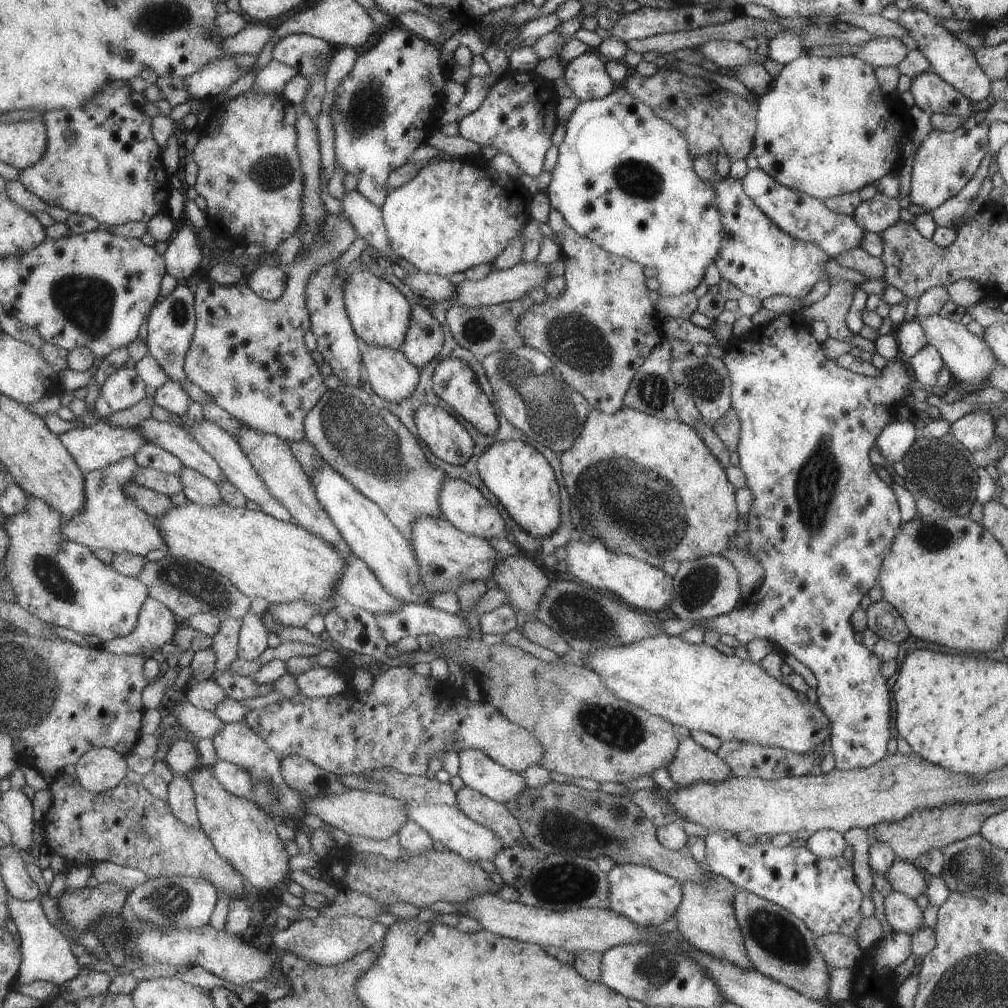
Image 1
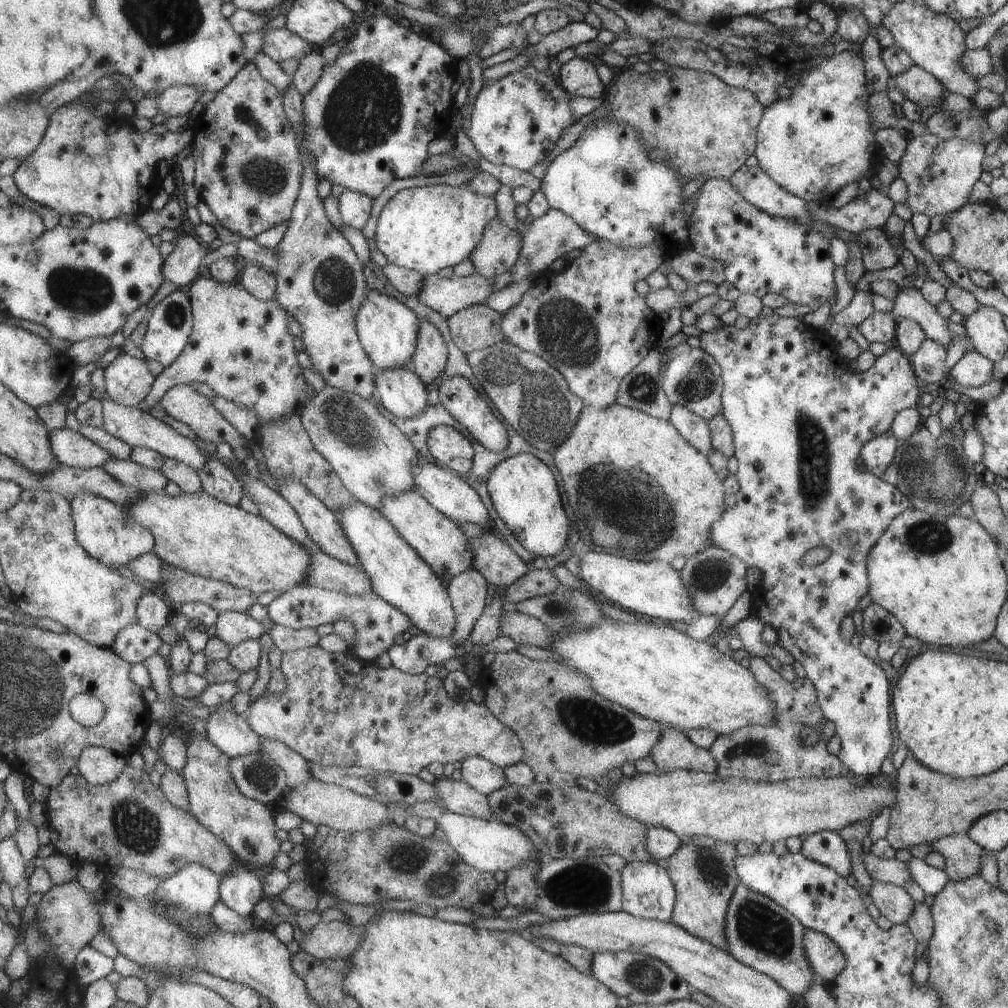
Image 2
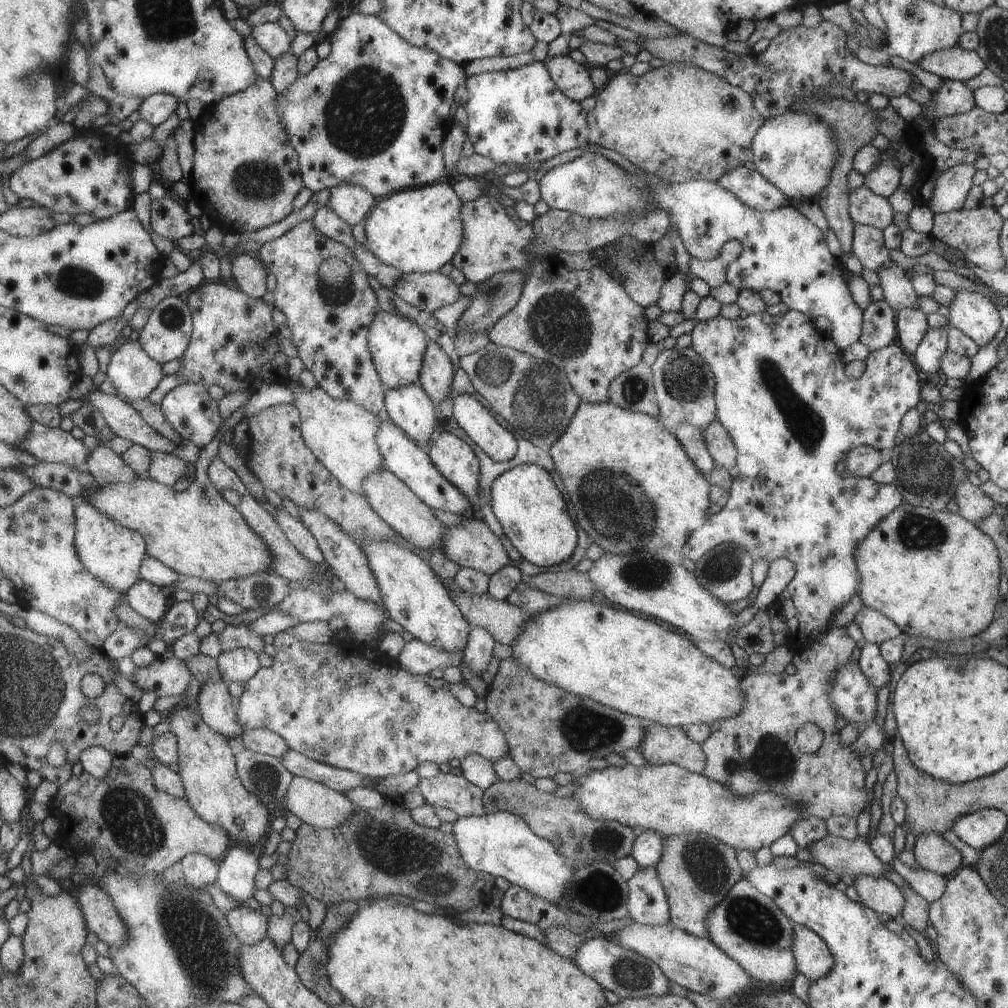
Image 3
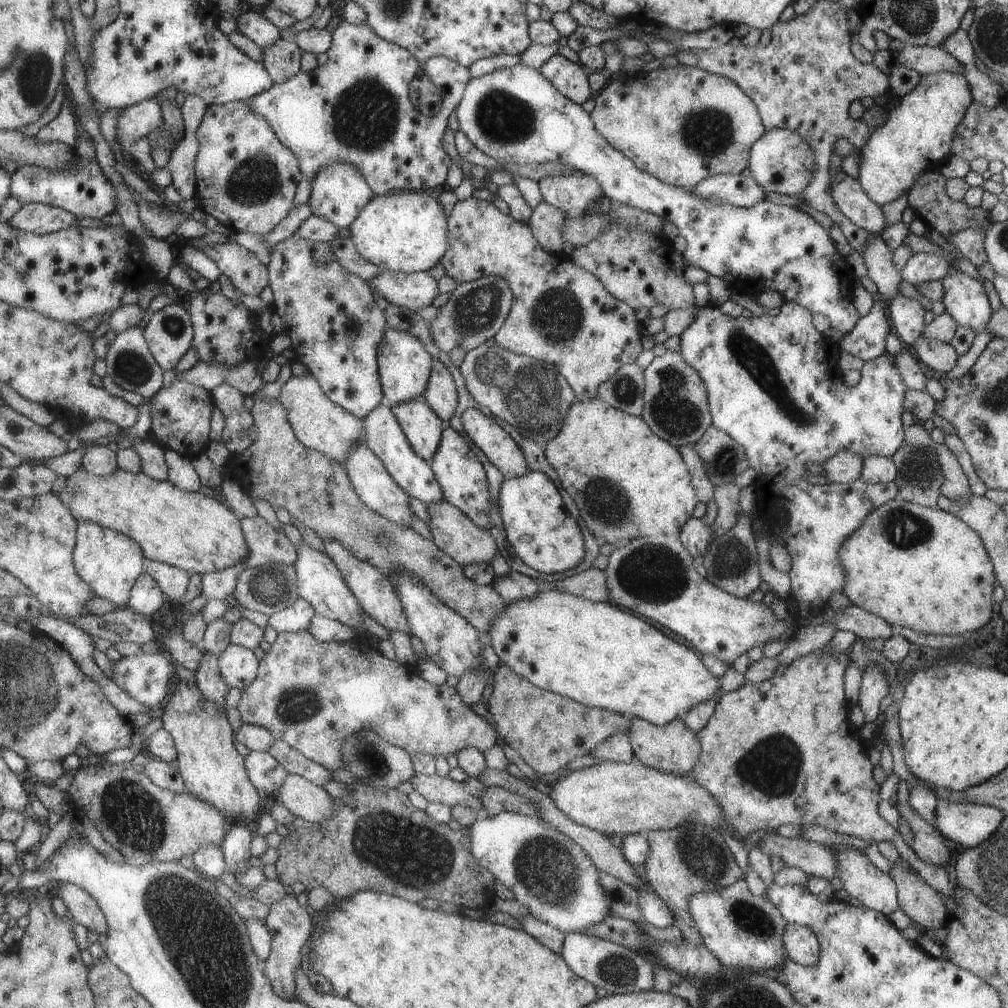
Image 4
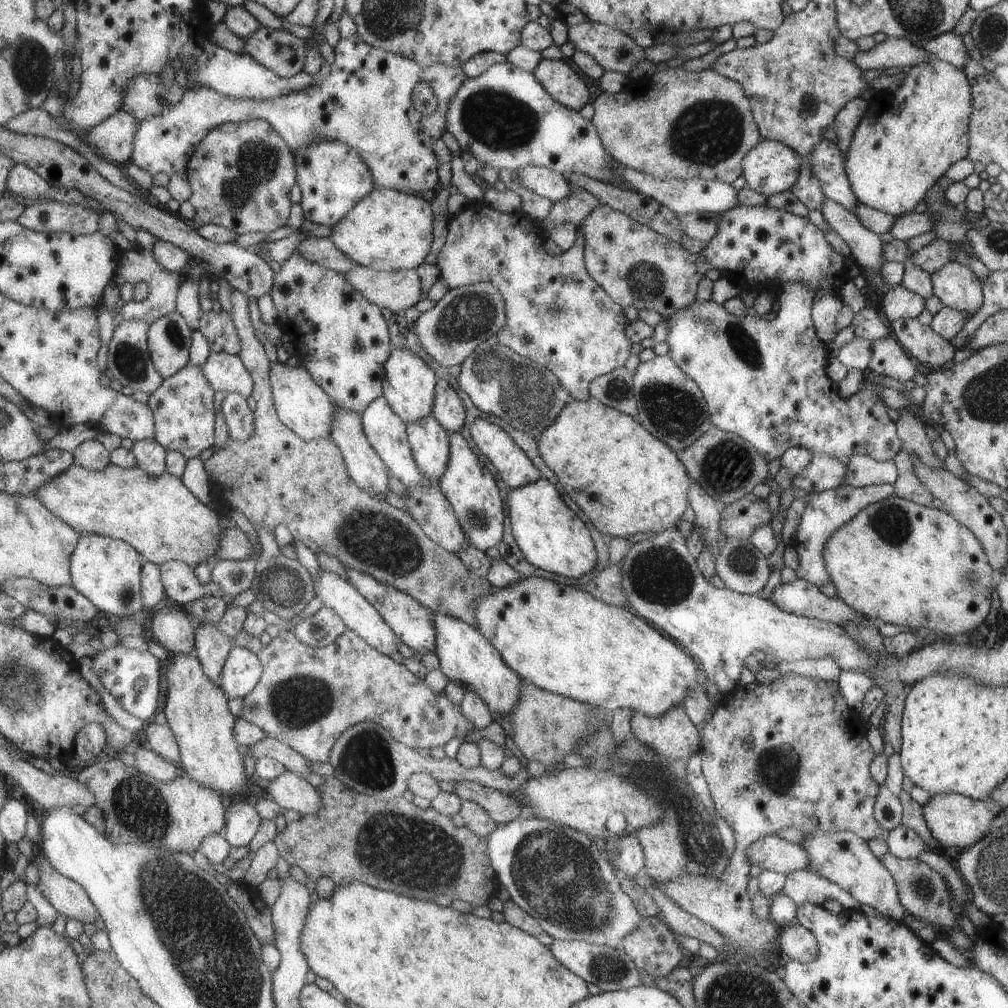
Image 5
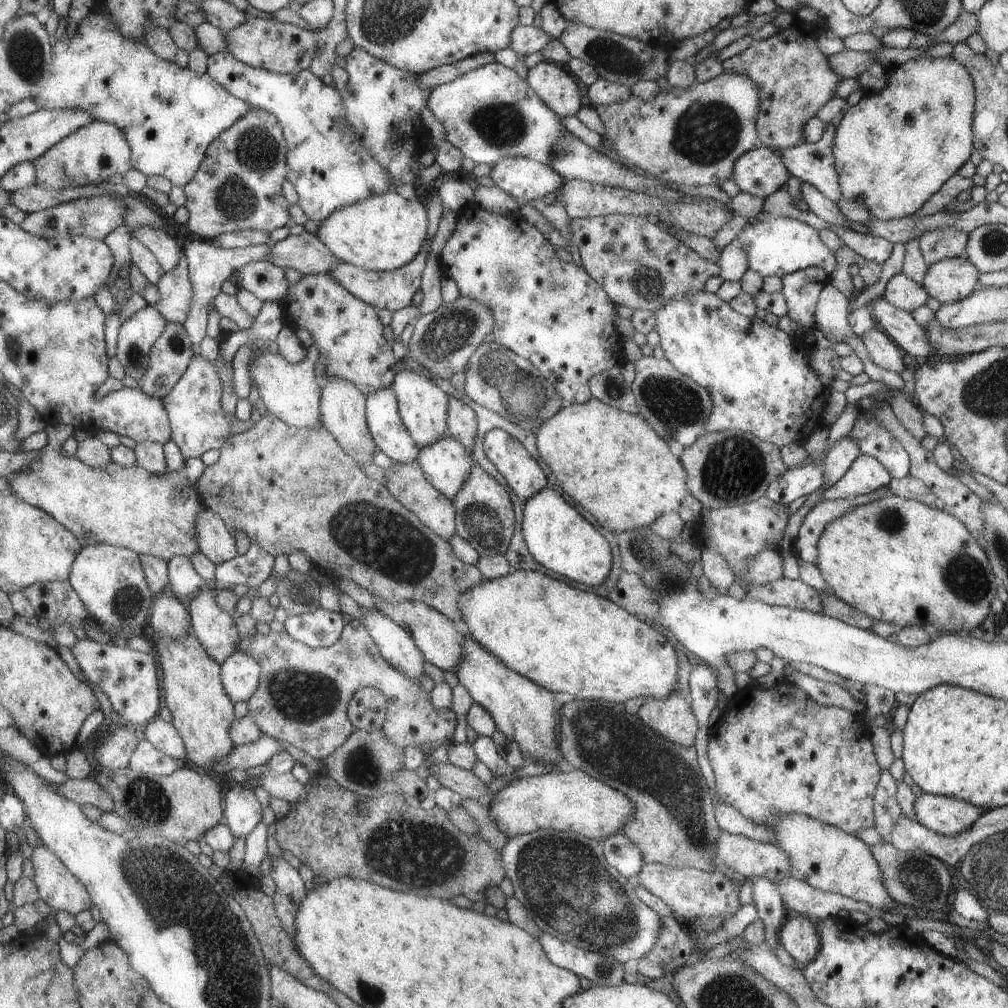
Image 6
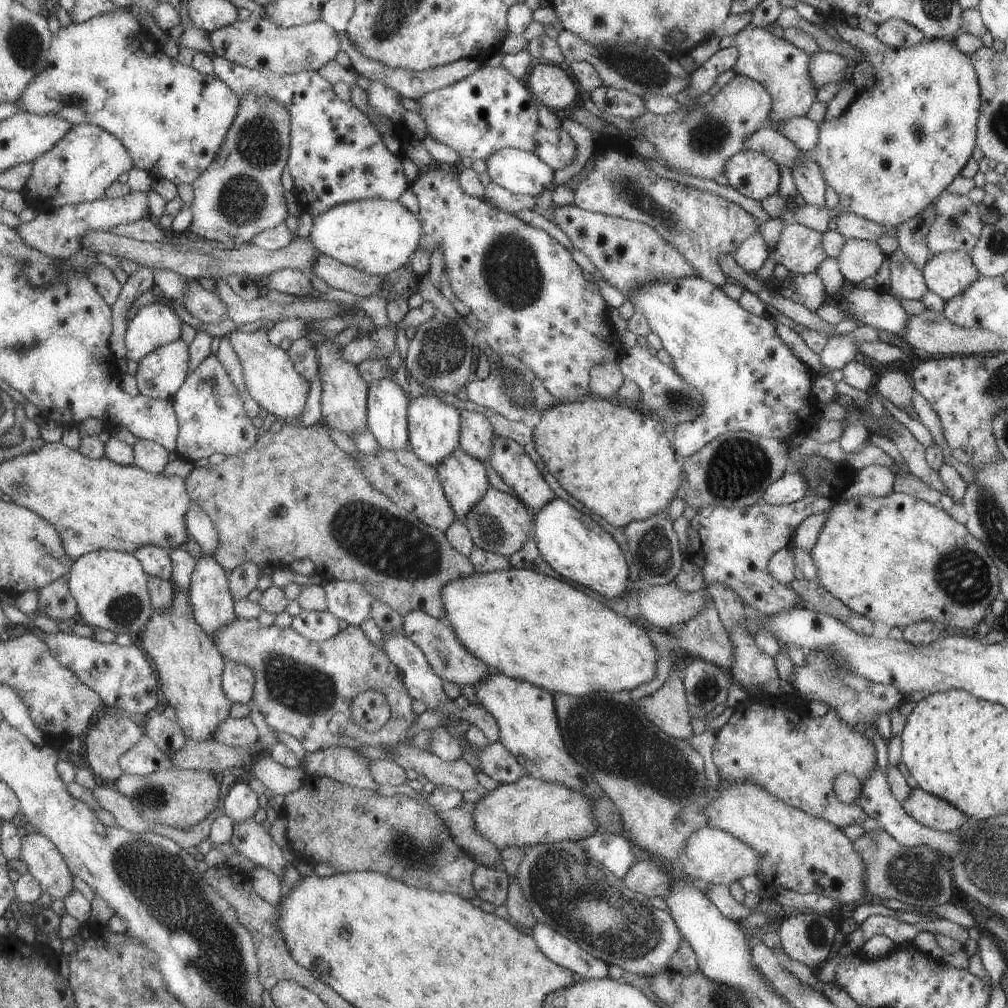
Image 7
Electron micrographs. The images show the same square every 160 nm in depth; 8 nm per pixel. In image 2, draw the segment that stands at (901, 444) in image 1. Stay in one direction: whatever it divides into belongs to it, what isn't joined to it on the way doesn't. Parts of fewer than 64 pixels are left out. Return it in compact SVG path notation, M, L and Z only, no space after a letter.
M891 430L885 431L863 444L859 449L859 458L861 458L864 469L868 473L880 477L887 466L893 463L898 449L896 444L897 441Z

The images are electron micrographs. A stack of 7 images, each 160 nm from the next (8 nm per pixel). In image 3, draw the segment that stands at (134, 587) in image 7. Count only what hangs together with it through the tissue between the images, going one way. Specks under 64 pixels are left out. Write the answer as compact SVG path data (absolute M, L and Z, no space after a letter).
M75 497L76 547L83 564L109 588L126 593L142 578L142 564L148 554L146 538L95 508L85 497Z

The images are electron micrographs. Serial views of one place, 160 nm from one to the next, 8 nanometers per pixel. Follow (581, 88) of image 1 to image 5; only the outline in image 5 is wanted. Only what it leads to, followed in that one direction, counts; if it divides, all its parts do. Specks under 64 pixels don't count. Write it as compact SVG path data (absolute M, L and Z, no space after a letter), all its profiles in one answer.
M541 59L532 76L551 99L571 111L591 103L591 89L569 66L569 60Z

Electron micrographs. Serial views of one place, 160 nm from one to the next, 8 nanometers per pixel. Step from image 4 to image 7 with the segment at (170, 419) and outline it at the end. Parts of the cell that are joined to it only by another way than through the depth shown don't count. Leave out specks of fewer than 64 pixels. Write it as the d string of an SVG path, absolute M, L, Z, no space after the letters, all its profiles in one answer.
M211 355L201 367L190 373L186 383L177 391L172 398L175 410L178 414L180 433L178 438L178 456L195 464L196 461L207 459L213 456L215 452L223 453L226 457L231 455L240 455L251 450L260 437L259 431L255 428L253 420L248 415L245 406L246 396L242 396L237 385L234 385L233 379L224 364L218 359L218 355Z

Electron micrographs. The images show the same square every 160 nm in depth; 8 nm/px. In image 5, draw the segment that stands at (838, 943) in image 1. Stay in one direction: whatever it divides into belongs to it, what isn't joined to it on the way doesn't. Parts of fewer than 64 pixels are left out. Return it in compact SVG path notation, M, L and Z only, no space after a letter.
M797 922L781 928L777 938L785 959L803 963L815 960L818 955L818 943L813 933Z

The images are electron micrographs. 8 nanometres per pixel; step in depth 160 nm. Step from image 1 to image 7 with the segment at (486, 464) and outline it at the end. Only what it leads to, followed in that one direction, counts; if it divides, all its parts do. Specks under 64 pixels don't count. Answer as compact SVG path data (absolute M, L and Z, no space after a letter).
M555 497L544 505L543 508L534 512L531 538L534 540L542 559L561 578L586 586L606 599L619 599L621 594L624 594L624 598L627 597L630 582L627 578L627 562L623 557L623 551L619 549L617 542L611 535L605 532L596 521L571 507L567 502Z

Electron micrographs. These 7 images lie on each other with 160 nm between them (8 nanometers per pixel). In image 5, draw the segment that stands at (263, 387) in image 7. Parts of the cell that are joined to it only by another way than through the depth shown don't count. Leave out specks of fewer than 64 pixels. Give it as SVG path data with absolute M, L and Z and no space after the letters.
M285 363L272 364L271 382L274 386L274 401L280 419L303 440L316 437L329 437L333 426L334 403L329 400L326 392L313 379L310 372L301 365L289 366Z

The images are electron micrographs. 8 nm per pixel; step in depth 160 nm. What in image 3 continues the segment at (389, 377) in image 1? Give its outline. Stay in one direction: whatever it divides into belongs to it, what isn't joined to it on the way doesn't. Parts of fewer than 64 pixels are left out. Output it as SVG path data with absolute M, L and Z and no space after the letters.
M418 383L406 384L401 388L385 390L383 410L406 436L420 447L427 446L428 448L431 435L436 432L436 409Z

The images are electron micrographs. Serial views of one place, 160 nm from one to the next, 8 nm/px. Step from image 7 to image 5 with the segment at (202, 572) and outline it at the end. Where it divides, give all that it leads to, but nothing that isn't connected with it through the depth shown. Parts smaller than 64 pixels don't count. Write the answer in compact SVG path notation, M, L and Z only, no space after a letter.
M203 621L196 623L196 650L205 672L221 686L225 663L235 648L235 640L219 625Z

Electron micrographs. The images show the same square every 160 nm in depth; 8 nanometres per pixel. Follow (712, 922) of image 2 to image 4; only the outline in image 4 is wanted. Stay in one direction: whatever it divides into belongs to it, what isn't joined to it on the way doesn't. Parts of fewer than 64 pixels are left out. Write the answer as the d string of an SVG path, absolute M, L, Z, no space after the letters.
M683 821L672 829L641 831L640 834L646 838L650 848L643 863L643 877L648 886L669 906L674 924L681 931L683 940L690 945L703 946L701 935L688 909L688 900L696 892L714 891L733 884L743 878L741 869L714 828Z

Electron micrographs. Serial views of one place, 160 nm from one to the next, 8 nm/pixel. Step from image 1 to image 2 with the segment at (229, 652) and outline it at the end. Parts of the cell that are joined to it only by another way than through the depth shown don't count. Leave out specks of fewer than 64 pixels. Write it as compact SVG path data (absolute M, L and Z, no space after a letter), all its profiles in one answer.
M224 610L220 612L218 621L212 631L233 648L249 639L258 640L265 634L265 630L267 628L259 620L251 618L249 613Z

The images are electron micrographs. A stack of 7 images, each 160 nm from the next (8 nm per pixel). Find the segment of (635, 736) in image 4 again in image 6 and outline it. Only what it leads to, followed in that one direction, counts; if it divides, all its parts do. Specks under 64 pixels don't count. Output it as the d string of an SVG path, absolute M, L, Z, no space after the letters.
M671 691L662 699L647 697L636 715L660 737L678 745L693 745L698 722L689 704L677 691Z

